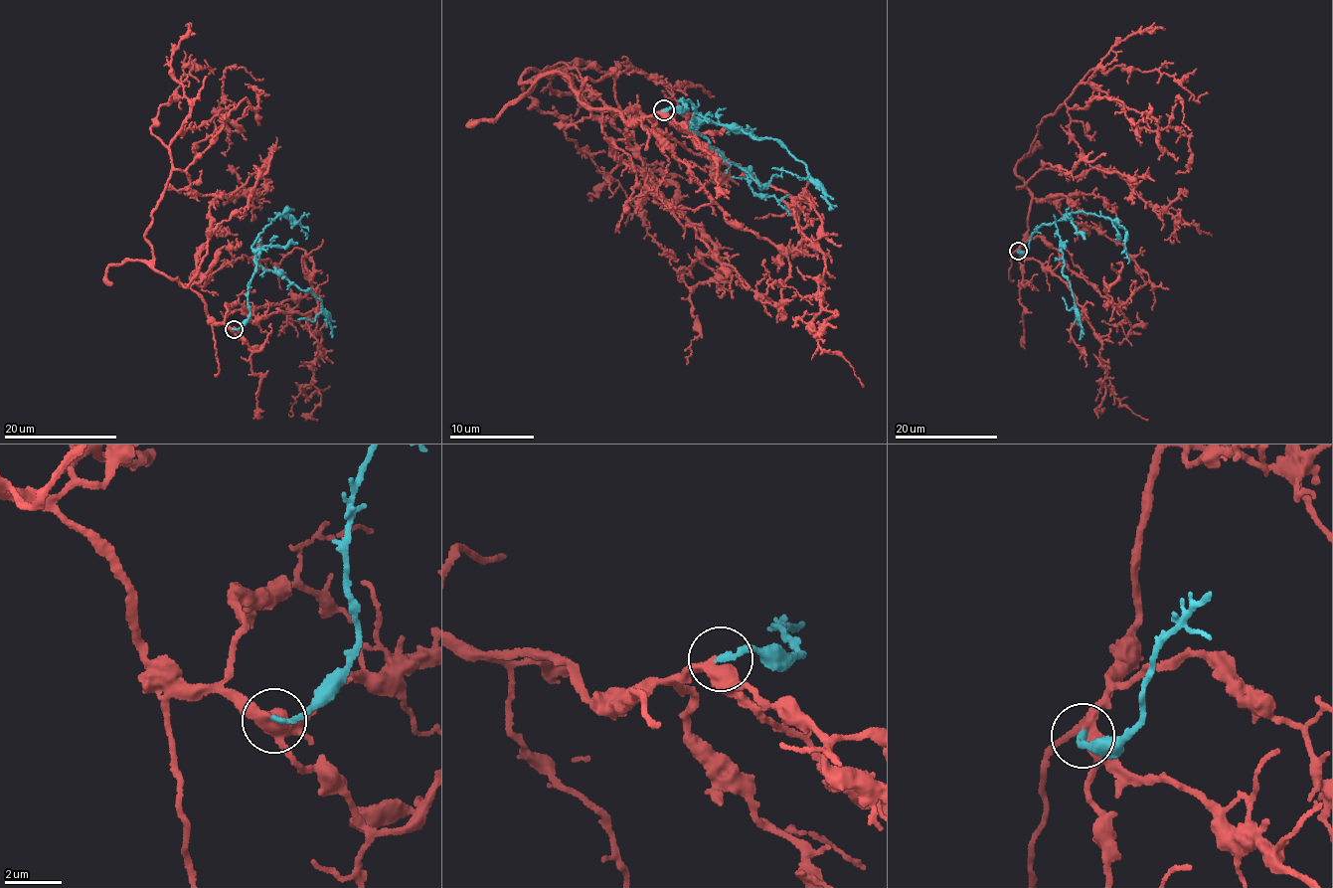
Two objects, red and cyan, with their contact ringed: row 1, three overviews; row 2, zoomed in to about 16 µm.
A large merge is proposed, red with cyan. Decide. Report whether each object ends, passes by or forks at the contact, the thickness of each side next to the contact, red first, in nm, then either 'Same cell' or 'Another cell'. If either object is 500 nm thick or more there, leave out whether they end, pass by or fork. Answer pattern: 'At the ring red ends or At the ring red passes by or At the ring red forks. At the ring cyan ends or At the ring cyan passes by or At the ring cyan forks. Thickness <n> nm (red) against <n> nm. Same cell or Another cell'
At the ring red passes by. At the ring cyan ends. Thickness 420 nm (red) against 200 nm. Same cell

